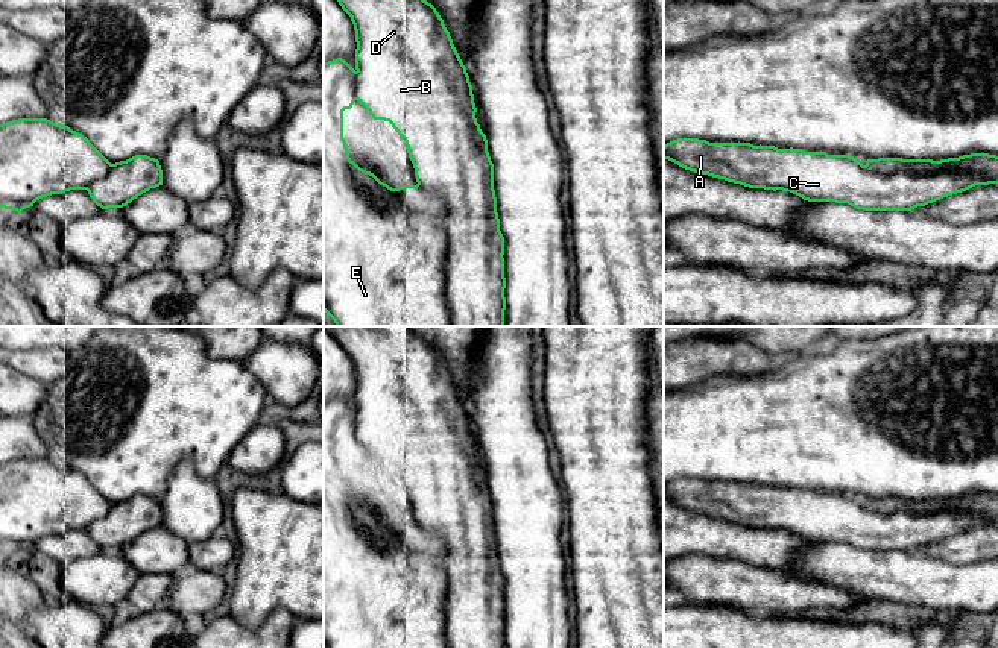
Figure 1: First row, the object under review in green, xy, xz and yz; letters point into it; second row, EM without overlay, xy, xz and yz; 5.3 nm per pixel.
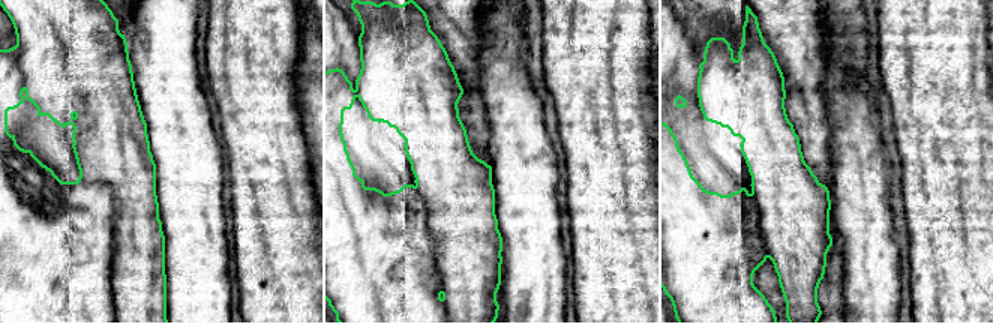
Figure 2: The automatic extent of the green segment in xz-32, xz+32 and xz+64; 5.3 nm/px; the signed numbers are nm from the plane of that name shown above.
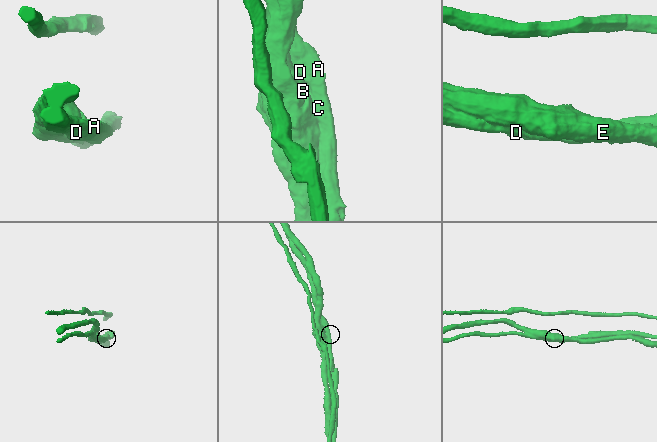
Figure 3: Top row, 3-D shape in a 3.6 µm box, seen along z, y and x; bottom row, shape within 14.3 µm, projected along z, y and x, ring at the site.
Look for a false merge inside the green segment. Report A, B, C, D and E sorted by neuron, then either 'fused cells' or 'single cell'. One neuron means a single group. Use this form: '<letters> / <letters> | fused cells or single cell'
A B C D / E | fused cells

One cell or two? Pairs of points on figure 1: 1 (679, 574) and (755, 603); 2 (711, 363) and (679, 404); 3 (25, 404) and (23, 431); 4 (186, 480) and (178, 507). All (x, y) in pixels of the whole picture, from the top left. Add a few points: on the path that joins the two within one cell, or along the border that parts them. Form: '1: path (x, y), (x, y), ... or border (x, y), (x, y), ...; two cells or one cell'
1: path (697, 577), (705, 581), (737, 585); one cell
2: border (729, 375), (710, 375), (679, 389); two cells
3: border (15, 415), (22, 416); two cells
4: path (186, 486), (184, 501); one cell

